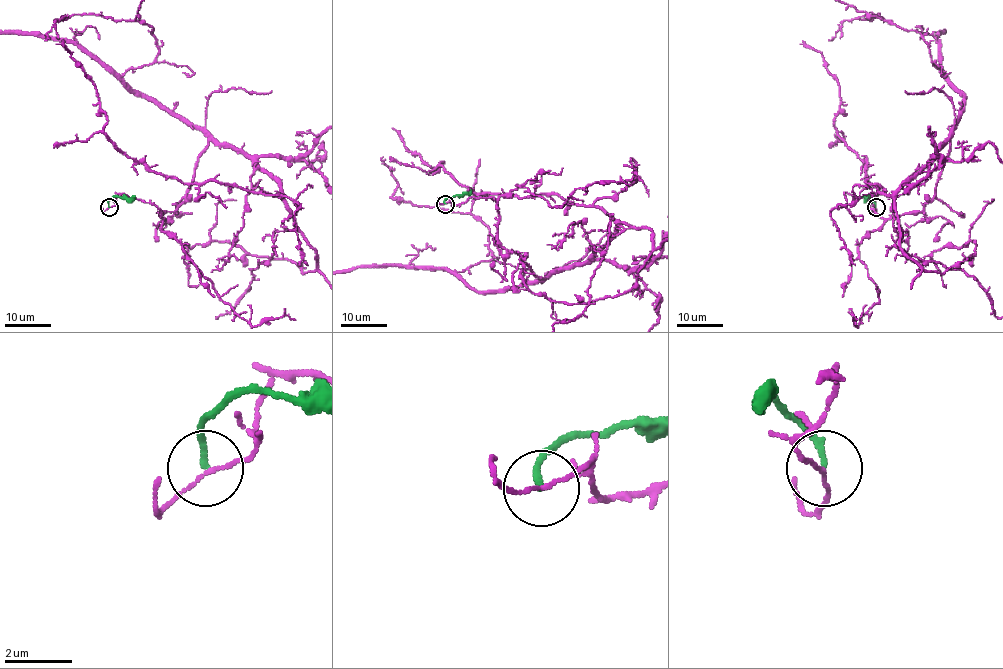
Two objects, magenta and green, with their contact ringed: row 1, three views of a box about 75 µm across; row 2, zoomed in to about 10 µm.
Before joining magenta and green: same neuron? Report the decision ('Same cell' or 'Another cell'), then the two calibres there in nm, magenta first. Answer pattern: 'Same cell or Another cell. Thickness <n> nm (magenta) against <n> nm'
Another cell. Thickness 90 nm (magenta) against 170 nm

